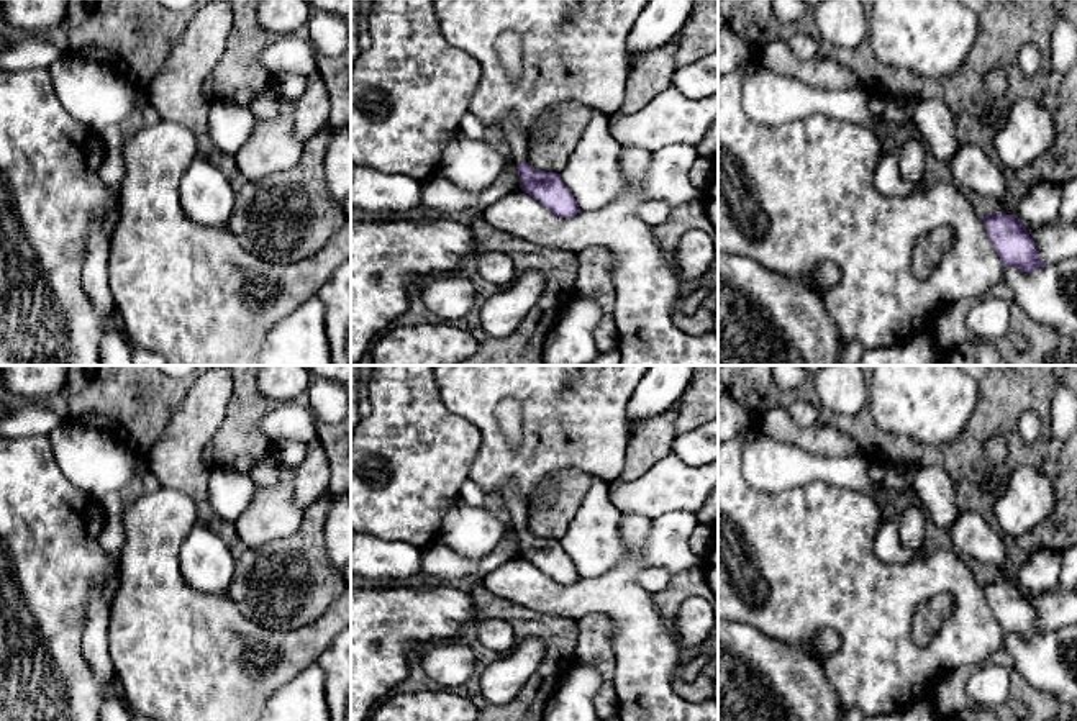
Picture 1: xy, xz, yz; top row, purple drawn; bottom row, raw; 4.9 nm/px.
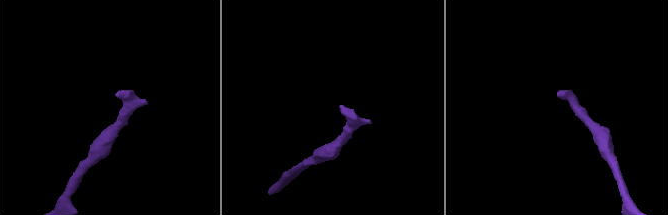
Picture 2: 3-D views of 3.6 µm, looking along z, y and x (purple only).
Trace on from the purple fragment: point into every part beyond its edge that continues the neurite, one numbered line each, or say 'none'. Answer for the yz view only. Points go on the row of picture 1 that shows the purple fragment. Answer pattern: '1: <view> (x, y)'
none

